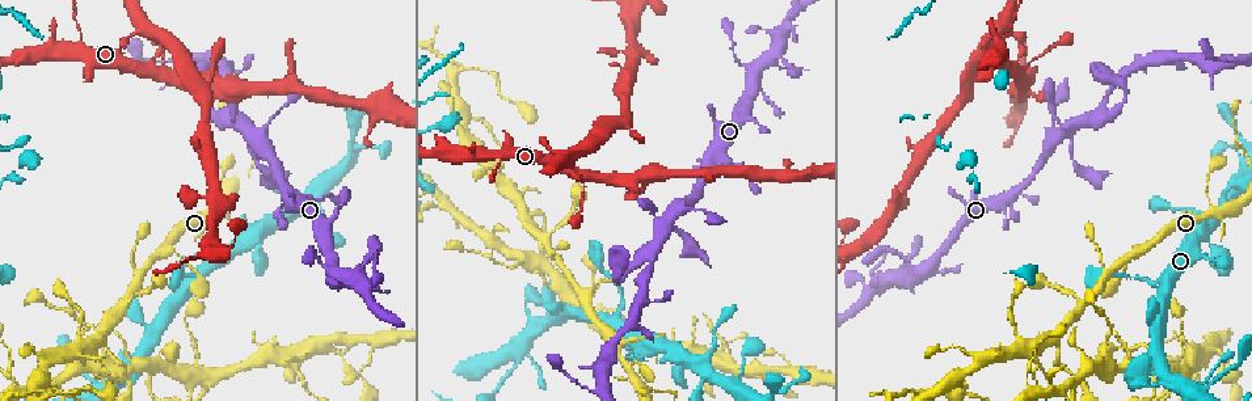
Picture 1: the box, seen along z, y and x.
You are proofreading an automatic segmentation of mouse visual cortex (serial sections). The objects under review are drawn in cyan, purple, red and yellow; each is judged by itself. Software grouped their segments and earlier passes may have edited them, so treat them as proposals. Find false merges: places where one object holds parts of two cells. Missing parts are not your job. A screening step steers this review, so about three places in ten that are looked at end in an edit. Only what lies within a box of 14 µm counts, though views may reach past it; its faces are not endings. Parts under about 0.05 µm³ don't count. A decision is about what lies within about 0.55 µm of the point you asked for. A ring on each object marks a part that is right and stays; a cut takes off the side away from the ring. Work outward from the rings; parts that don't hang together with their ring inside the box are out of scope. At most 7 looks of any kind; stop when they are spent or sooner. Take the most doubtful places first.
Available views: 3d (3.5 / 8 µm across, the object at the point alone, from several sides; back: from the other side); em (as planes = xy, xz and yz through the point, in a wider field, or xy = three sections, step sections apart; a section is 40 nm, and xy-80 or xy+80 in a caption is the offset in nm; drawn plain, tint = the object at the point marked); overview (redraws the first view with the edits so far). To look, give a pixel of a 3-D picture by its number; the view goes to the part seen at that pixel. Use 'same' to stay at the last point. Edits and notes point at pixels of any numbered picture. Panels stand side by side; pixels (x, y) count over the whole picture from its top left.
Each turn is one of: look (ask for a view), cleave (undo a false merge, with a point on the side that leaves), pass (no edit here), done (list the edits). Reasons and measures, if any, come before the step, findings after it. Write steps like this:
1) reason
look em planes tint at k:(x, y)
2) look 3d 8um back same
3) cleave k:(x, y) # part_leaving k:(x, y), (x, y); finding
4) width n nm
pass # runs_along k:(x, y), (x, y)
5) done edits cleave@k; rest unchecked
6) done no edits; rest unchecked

narrows sharply
look 3d 3.5um back at 1:(1011, 33)

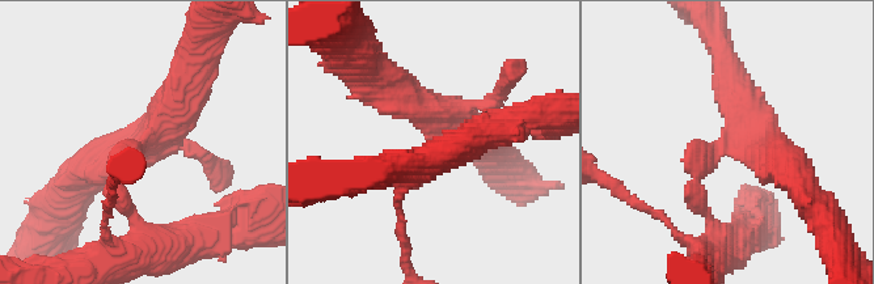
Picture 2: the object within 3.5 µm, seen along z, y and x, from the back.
pass # runs_along 2:(701, 210), (695, 177), (716, 149), (789, 165); all the same cell

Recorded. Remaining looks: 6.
side arm on a straight run
look em xy step 5 tint at 1:(103, 334)

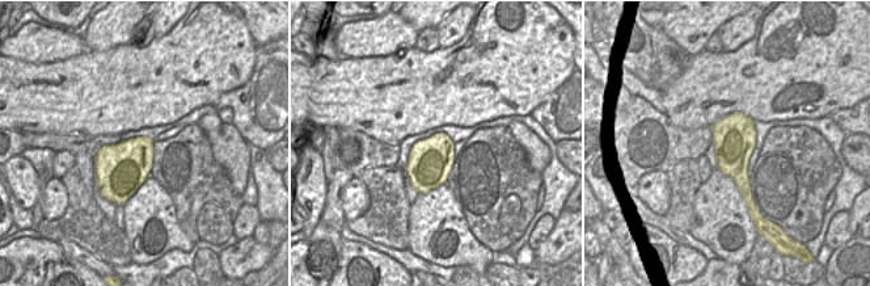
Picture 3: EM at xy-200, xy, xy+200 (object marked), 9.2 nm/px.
see where the arms go
look 3d 3.5um same

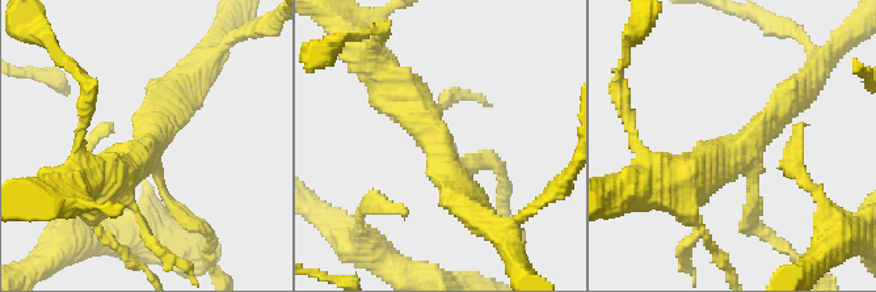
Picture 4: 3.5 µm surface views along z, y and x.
width 400 nm
pass # runs_along 4:(801, 89), (744, 149), (681, 178); continuous, no second cell

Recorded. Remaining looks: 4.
look 3d 8um at 1:(38, 390)

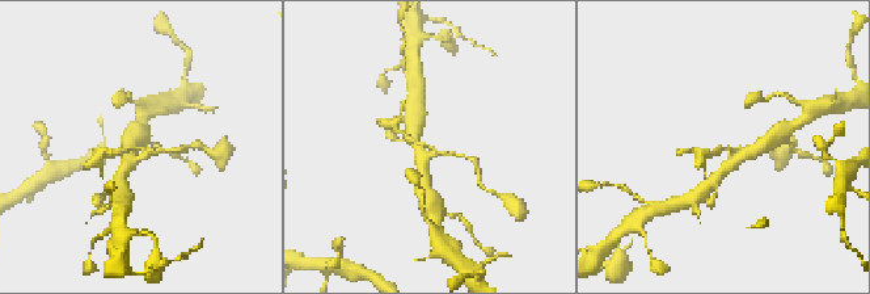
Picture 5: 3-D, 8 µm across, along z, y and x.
now the EM
look em xy step 3 tint at 5:(726, 150)

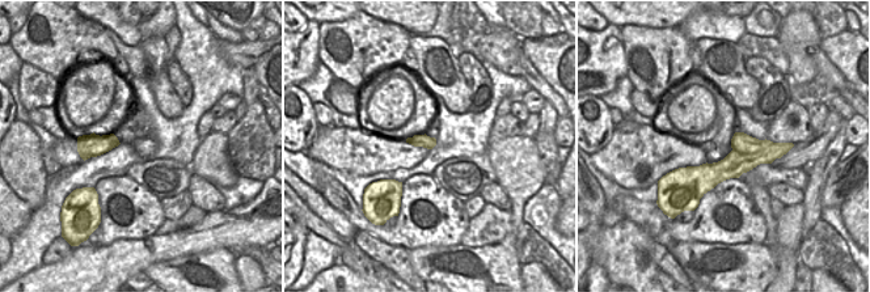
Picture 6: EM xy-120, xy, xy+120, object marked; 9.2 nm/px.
width 120 nm
cleave 5:(119, 151) # border 6:(773, 143), (756, 152), (733, 149); a second cell is stuck on

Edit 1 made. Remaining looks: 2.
done edits cleave@5; rest unchecked

